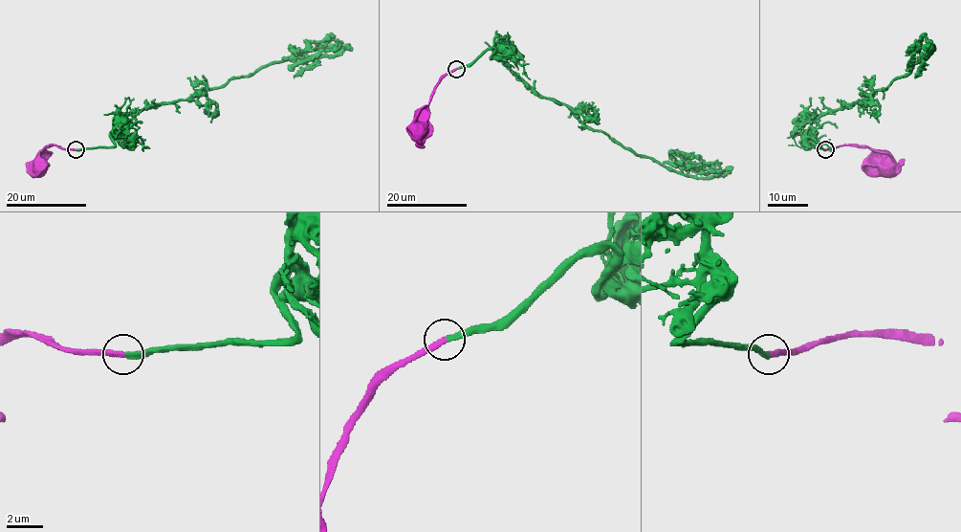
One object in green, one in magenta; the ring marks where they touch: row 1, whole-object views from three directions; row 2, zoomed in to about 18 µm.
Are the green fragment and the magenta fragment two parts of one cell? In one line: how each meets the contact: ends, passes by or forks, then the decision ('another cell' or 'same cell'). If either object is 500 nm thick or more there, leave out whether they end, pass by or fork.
green ends | magenta ends | same cell

